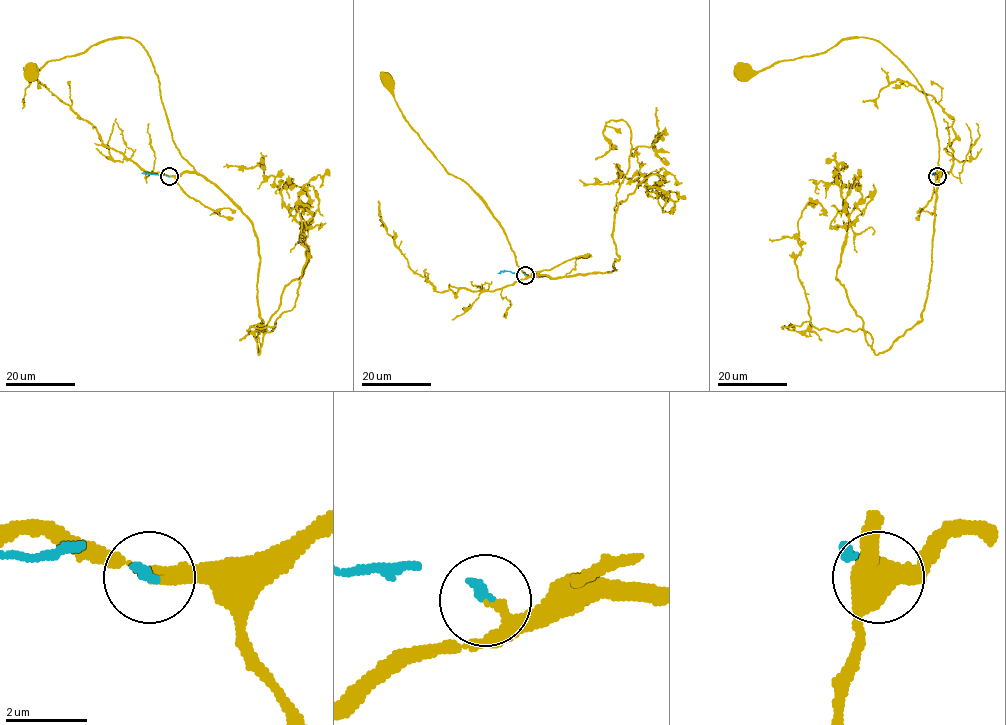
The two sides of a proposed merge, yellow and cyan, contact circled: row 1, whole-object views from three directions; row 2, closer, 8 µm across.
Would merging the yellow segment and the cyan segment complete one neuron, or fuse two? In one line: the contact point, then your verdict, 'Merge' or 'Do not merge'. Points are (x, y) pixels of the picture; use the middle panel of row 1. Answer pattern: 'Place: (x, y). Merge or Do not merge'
Place: (525, 275). Merge

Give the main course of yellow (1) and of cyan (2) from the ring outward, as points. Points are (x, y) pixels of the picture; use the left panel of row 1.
1: (168, 176), (194, 168), (173, 140), (158, 76), (136, 40), (112, 37), (31, 71)
2: (168, 176), (141, 172)

